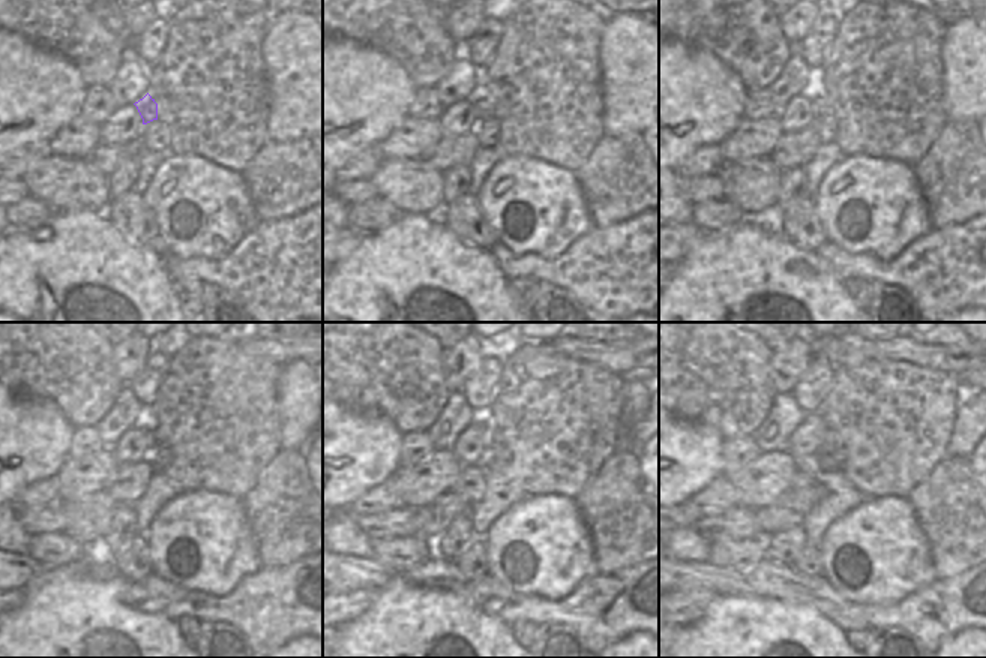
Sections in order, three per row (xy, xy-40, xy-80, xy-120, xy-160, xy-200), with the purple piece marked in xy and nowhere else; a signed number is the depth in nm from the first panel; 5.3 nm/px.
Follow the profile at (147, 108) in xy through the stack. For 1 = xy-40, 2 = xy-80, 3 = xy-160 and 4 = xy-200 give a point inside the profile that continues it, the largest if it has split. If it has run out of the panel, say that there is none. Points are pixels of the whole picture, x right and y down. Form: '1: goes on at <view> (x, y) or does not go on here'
1: goes on at xy-40 (483, 107)
2: goes on at xy-80 (823, 108)
3: goes on at xy-160 (496, 439)
4: goes on at xy-200 (830, 441)

